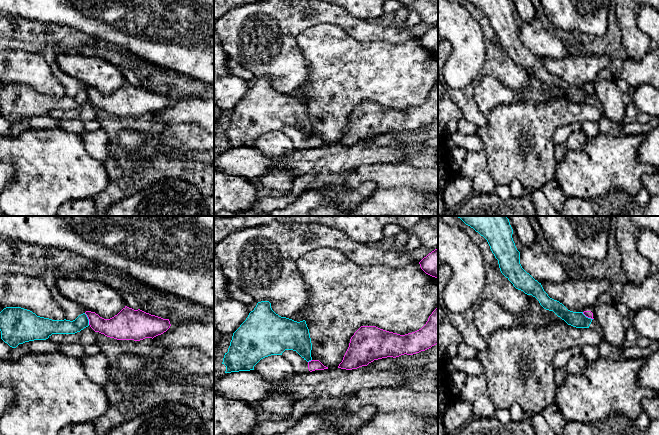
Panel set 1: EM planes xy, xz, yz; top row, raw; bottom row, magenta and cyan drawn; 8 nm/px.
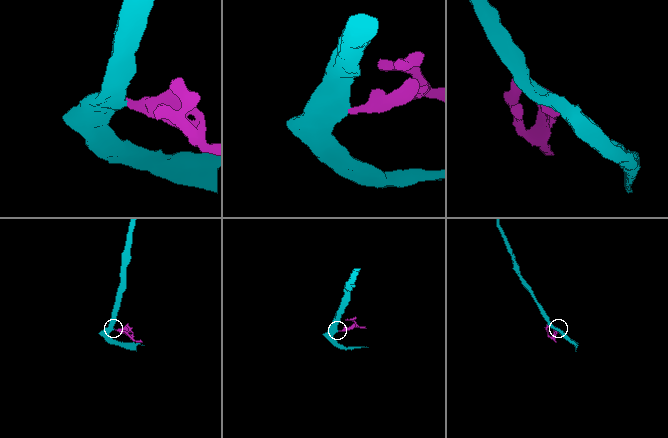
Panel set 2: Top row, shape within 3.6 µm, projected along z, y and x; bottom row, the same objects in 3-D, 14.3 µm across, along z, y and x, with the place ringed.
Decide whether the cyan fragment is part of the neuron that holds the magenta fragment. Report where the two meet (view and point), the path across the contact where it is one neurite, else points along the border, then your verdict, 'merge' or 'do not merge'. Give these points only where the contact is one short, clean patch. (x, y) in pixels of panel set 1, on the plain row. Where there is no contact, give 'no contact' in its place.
contact xy (88, 94); border xy (84, 89), (89, 100); do not merge

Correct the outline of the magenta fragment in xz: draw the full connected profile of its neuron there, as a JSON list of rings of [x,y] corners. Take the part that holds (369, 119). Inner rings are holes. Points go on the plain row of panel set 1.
[[[438,83],[419,106],[400,111],[376,102],[361,102],[351,113],[349,123],[338,144],[352,146],[374,136],[413,131],[438,119]]]

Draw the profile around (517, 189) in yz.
[[[513,180],[508,186],[510,188],[512,197],[522,198],[526,195],[525,187],[518,180]]]

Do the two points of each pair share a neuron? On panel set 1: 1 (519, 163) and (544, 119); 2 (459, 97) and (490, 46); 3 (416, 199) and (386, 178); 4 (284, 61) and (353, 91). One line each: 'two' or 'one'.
1: one
2: one
3: two
4: two

